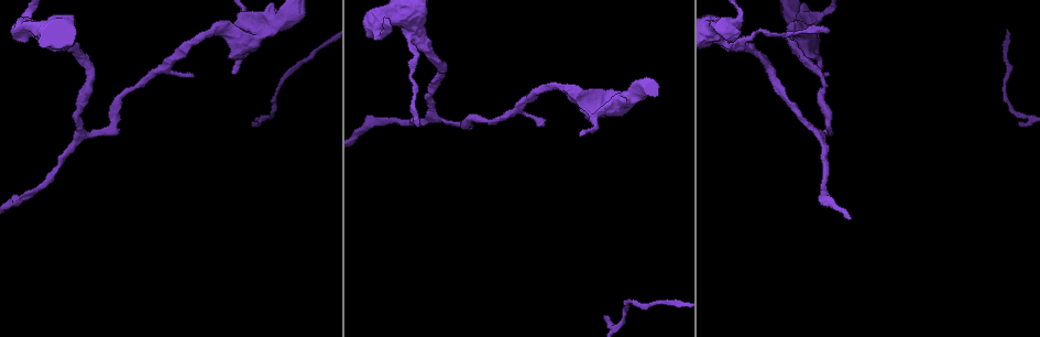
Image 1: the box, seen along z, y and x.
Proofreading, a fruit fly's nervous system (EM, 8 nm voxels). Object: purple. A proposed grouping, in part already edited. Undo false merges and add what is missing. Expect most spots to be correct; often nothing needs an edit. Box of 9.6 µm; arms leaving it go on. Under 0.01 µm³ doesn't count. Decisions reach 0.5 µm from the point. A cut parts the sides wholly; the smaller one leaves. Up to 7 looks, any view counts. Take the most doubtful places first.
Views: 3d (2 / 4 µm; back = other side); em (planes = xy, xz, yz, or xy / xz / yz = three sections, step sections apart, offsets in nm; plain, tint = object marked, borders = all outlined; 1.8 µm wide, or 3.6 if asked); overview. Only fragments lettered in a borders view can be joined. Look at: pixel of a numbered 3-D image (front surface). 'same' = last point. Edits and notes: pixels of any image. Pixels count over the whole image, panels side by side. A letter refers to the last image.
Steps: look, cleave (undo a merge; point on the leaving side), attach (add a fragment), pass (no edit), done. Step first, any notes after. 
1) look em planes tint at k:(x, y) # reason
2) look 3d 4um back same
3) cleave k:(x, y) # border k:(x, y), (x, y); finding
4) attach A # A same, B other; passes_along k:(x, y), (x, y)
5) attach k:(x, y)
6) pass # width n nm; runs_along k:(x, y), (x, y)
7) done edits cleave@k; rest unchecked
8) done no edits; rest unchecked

look 3d 2um at 1:(1019, 123) # thin end

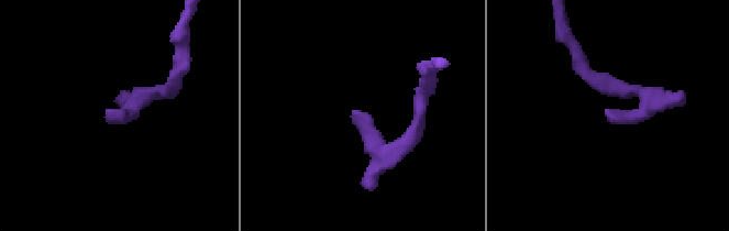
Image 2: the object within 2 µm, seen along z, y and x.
look em planes borders at 2:(356, 115)

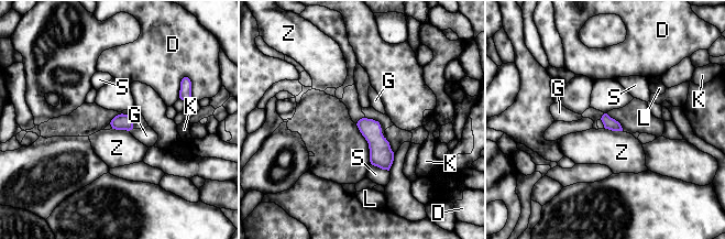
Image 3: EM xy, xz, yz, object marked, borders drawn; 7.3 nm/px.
pass # width 90 nm; longest_contact S 150 nm; D other, G other, K other, L other, S other, Z other; none of them fits

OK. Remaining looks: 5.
look em planes tint at 1:(412, 47) # thick turns thin

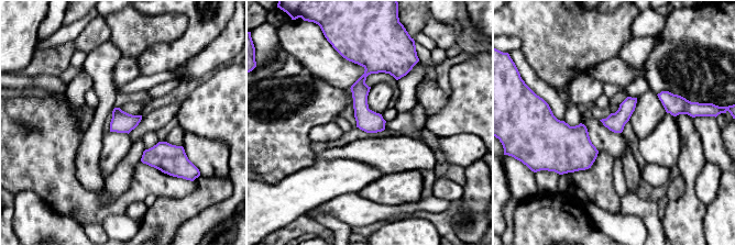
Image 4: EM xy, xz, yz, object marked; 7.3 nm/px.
look em planes borders same

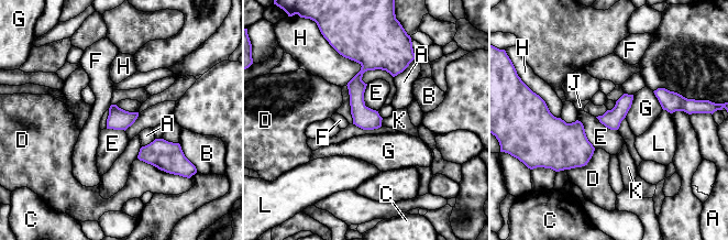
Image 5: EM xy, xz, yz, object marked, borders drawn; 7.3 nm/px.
pass # width 140 nm; A other, B other, C other, D other, E other, F other, G other, H other, J other, K other, L other; runs_along 5:(361, 54), (357, 108), (371, 127); one neuron here

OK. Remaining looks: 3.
look 3d 4um at 1:(191, 74) # an open end

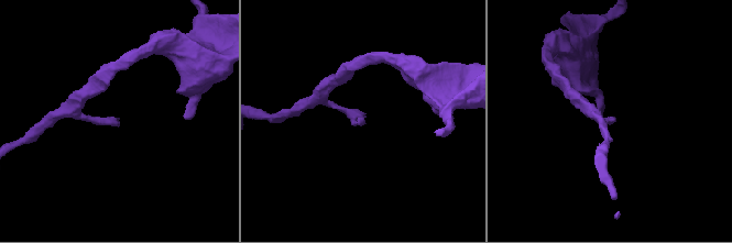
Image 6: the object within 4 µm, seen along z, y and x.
look em xy step 16 tint at 6:(361, 116) # now the EM

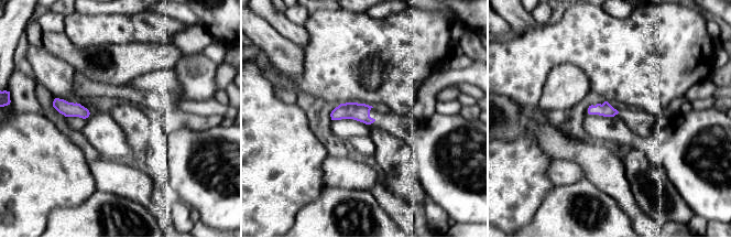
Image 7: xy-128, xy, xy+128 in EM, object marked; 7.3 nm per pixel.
look em planes borders same

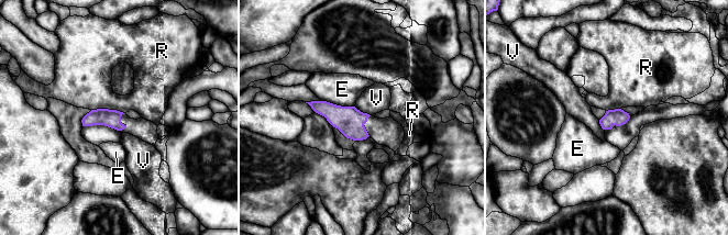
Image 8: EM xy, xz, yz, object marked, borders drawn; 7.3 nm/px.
pass # E other, R other, V other; border 8:(354, 107), (370, 115); none of them fits

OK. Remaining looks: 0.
done no edits; rest unchecked

